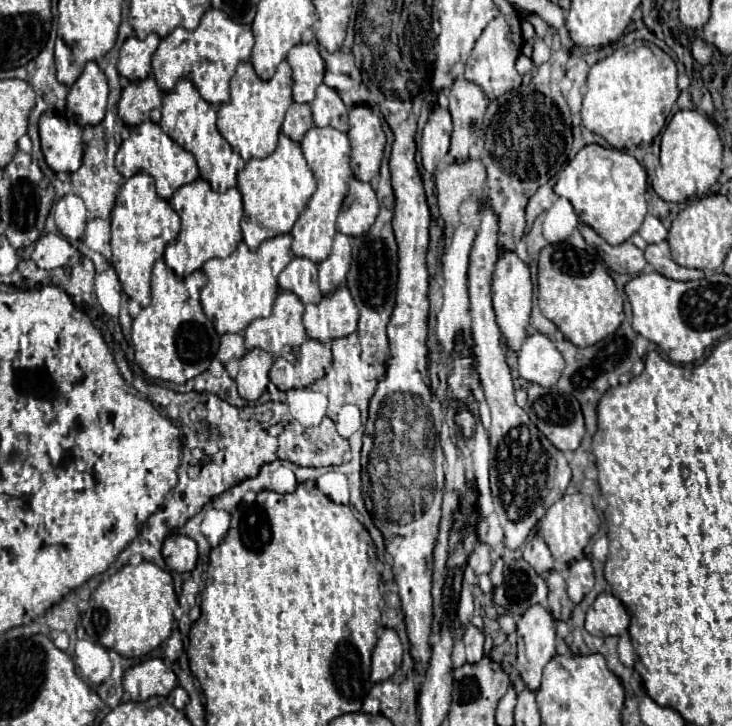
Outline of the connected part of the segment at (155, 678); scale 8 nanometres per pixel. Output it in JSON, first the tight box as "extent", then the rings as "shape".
{"extent":[124,659,178,701],"shape":[[[146,659],[130,667],[124,675],[124,689],[132,701],[146,701],[156,695],[166,697],[176,685],[178,679],[174,671],[166,667],[162,659]]]}

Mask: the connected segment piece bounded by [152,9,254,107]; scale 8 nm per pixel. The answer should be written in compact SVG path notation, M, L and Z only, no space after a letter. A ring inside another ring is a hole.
M210 9L204 13L200 25L188 33L186 41L182 41L180 27L160 41L158 51L154 53L152 59L152 73L162 93L172 91L180 79L190 79L192 85L202 95L202 99L218 107L220 103L228 103L230 79L236 71L236 65L250 59L252 45L254 45L254 37L248 25L238 25L226 19L222 11Z

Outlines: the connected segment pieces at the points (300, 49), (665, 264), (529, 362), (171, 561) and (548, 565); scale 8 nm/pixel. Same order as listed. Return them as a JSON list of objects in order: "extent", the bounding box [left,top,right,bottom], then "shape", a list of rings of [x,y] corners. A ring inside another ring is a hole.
[{"extent":[288,43,324,103],"shape":[[[312,43],[296,45],[288,55],[288,65],[292,67],[294,101],[312,103],[316,97],[316,87],[324,79],[324,59],[318,49]]]},{"extent":[646,241,704,281],"shape":[[[666,241],[656,243],[656,245],[648,245],[646,249],[646,261],[654,267],[654,271],[662,273],[668,279],[676,279],[676,281],[692,281],[692,279],[702,279],[704,271],[700,269],[686,269],[680,267],[678,263],[672,261],[670,257],[670,247]]]},{"extent":[518,333,564,387],"shape":[[[542,333],[530,335],[518,351],[518,373],[528,383],[552,387],[556,385],[562,369],[564,357],[554,347],[554,343]]]},{"extent":[162,535,196,573],"shape":[[[168,535],[162,545],[162,555],[170,571],[188,573],[196,567],[196,542],[186,535]]]},{"extent":[524,535,554,575],"shape":[[[540,535],[530,537],[530,541],[524,545],[524,559],[538,575],[544,575],[554,569],[554,559]]]}]

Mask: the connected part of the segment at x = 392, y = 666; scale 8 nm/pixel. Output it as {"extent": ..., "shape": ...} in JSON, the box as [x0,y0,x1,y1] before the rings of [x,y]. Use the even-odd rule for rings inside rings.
{"extent":[372,629,402,683],"shape":[[[384,629],[378,637],[376,649],[372,653],[372,673],[374,683],[382,683],[394,675],[402,663],[402,643],[394,629]]]}

